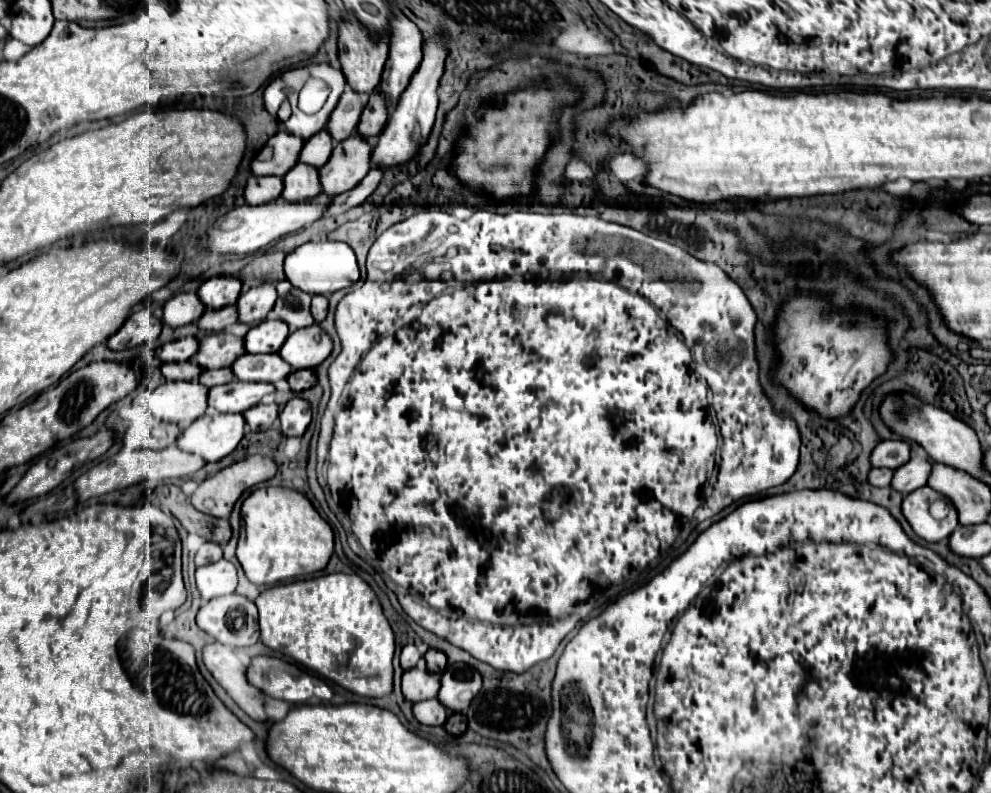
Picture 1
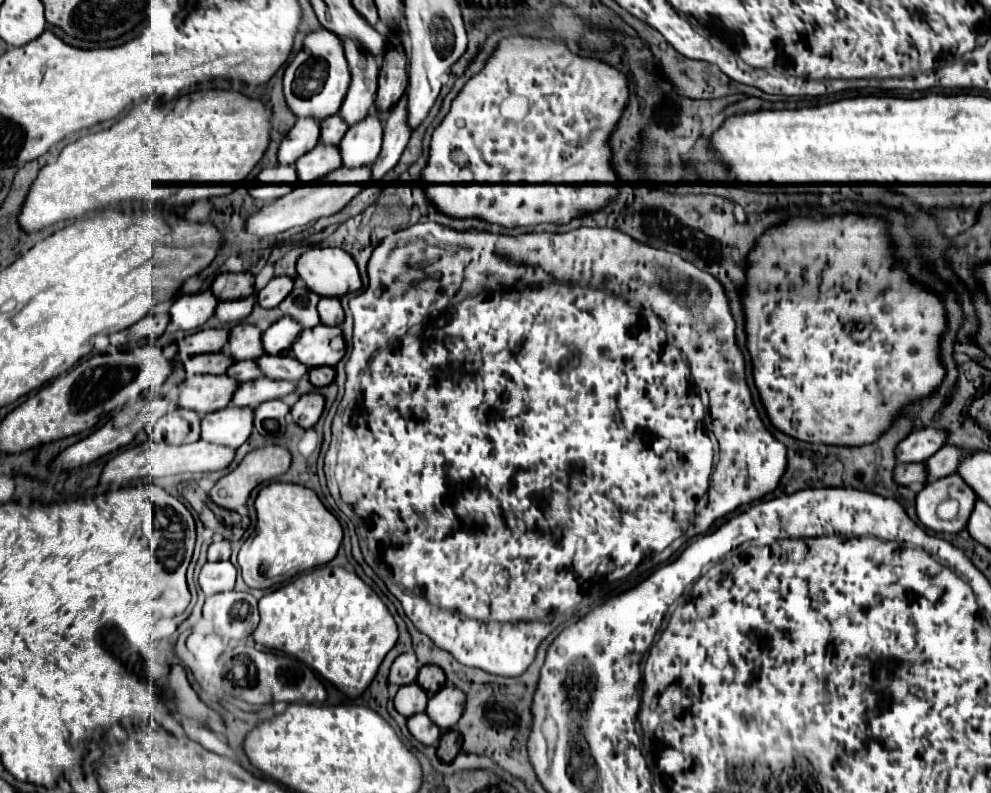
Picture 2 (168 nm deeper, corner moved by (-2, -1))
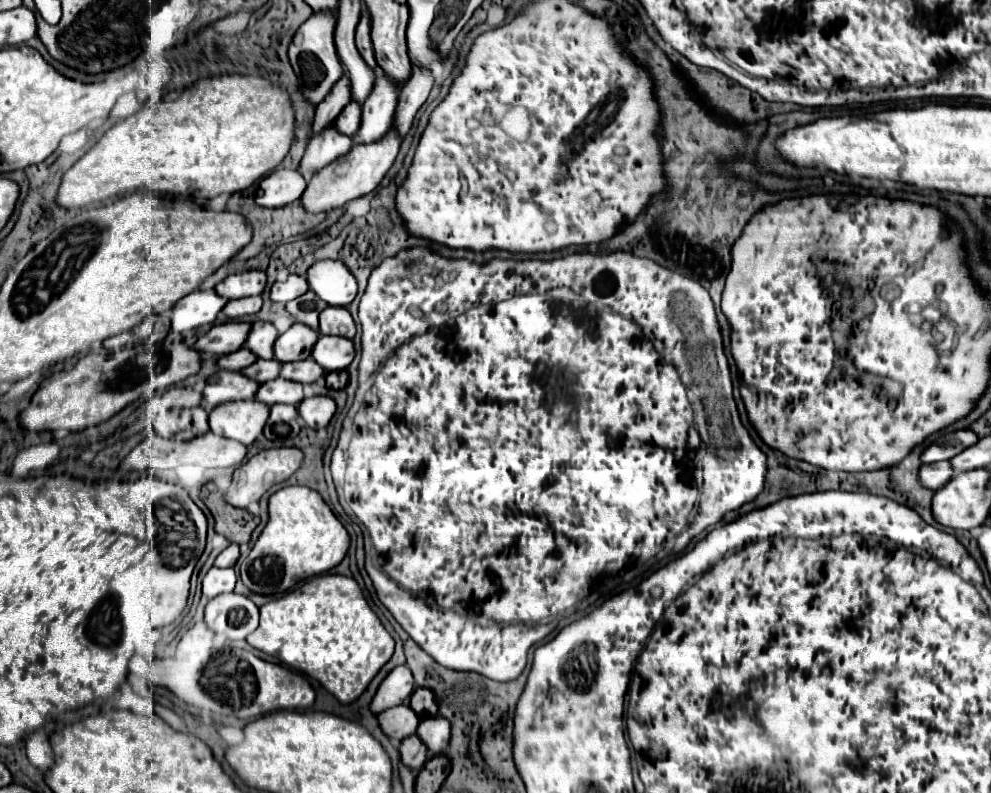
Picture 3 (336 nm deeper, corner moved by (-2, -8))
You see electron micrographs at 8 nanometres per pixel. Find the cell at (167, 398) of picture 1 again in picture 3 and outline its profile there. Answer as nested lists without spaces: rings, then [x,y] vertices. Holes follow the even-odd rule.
[[[218,370],[206,380],[206,388],[202,392],[208,412],[224,402],[236,402],[236,400],[252,400],[256,394],[258,384],[254,380],[248,380],[246,376],[240,376],[240,372],[228,372]]]

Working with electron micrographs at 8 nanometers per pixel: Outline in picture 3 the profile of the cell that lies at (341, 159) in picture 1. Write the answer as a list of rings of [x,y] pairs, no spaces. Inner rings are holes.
[[[378,70],[376,88],[372,90],[372,96],[368,96],[368,100],[362,104],[362,122],[358,132],[352,136],[352,144],[362,146],[382,140],[386,132],[392,128],[396,102],[396,84],[388,84],[388,80],[384,80],[384,74]]]

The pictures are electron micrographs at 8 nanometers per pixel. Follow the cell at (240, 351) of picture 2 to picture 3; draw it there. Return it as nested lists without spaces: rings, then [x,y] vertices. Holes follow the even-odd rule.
[[[254,322],[250,328],[250,334],[244,342],[244,346],[256,356],[256,358],[264,358],[264,360],[272,360],[274,352],[272,352],[272,344],[278,338],[278,332],[272,324],[268,322]]]

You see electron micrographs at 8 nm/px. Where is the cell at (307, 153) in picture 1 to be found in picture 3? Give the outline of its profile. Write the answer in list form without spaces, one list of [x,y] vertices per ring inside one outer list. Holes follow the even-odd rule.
[[[350,102],[350,104],[340,112],[340,116],[334,120],[334,128],[336,128],[340,134],[354,136],[358,126],[360,126],[360,104]]]

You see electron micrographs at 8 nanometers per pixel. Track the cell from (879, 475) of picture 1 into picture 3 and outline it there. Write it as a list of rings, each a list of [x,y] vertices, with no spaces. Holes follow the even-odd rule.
[[[936,462],[936,464],[924,464],[920,468],[920,484],[932,492],[948,484],[948,480],[954,476],[952,466],[948,462]]]

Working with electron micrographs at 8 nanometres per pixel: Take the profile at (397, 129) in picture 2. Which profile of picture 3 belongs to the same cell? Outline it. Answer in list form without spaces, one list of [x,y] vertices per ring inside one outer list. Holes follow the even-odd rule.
[[[414,68],[412,72],[412,80],[408,84],[404,84],[404,88],[400,88],[400,96],[398,96],[398,106],[394,112],[394,128],[398,132],[400,138],[404,138],[412,126],[412,120],[416,116],[416,112],[420,110],[420,106],[426,102],[430,90],[434,84],[434,76]]]

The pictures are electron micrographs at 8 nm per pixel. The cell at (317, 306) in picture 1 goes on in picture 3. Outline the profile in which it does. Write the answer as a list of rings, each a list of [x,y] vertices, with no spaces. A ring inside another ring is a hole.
[[[328,306],[326,310],[320,312],[320,332],[352,338],[356,334],[356,326],[354,326],[354,320],[346,308]]]

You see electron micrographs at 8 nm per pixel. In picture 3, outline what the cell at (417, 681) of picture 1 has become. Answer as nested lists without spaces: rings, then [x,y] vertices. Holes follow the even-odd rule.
[[[404,702],[400,706],[380,712],[378,720],[380,720],[384,734],[388,734],[394,740],[402,740],[416,732],[420,716],[410,708],[410,702]]]

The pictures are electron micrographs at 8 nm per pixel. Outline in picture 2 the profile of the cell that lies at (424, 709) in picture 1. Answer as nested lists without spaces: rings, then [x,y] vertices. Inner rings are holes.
[[[418,713],[412,719],[408,719],[408,731],[422,745],[434,745],[440,739],[440,729],[428,719],[426,713]]]

